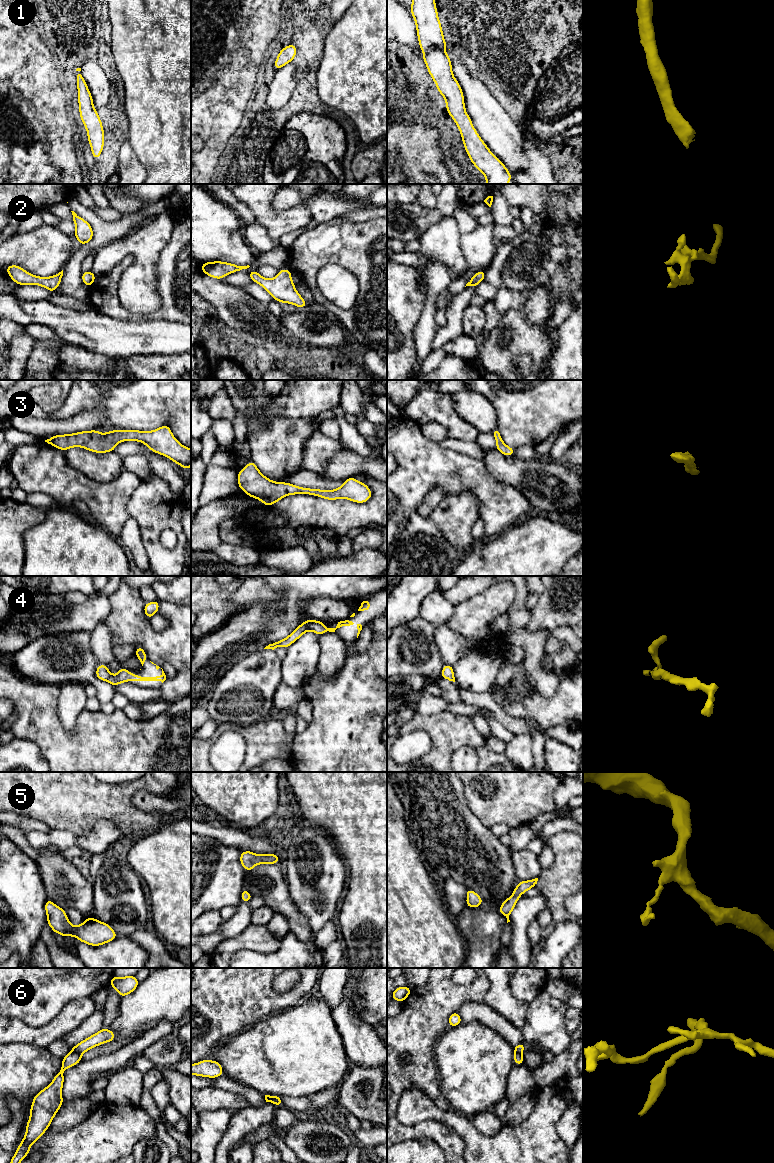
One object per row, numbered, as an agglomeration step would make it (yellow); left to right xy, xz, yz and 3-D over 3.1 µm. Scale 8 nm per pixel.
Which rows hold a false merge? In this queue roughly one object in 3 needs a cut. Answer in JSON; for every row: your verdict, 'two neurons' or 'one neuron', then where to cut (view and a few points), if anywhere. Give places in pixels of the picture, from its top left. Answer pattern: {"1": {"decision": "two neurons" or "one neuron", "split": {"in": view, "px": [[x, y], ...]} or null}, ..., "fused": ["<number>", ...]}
{"1": {"decision": "one neuron", "split": null}, "2": {"decision": "one neuron", "split": null}, "3": {"decision": "one neuron", "split": null}, "4": {"decision": "one neuron", "split": null}, "5": {"decision": "one neuron", "split": null}, "6": {"decision": "one neuron", "split": null}, "fused": []}

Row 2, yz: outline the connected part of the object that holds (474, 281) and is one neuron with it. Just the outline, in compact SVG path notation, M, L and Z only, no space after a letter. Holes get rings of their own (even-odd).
M481 270L478 271L470 280L469 282L466 284L466 286L473 286L476 288L476 286L482 282L483 280L485 280L485 271ZM465 286L465 287L466 287Z

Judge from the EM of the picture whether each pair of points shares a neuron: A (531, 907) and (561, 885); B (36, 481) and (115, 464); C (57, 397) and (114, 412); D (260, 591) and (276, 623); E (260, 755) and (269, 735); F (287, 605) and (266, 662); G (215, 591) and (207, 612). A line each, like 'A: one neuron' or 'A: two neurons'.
A: two neurons
B: two neurons
C: two neurons
D: two neurons
E: one neuron
F: two neurons
G: one neuron

